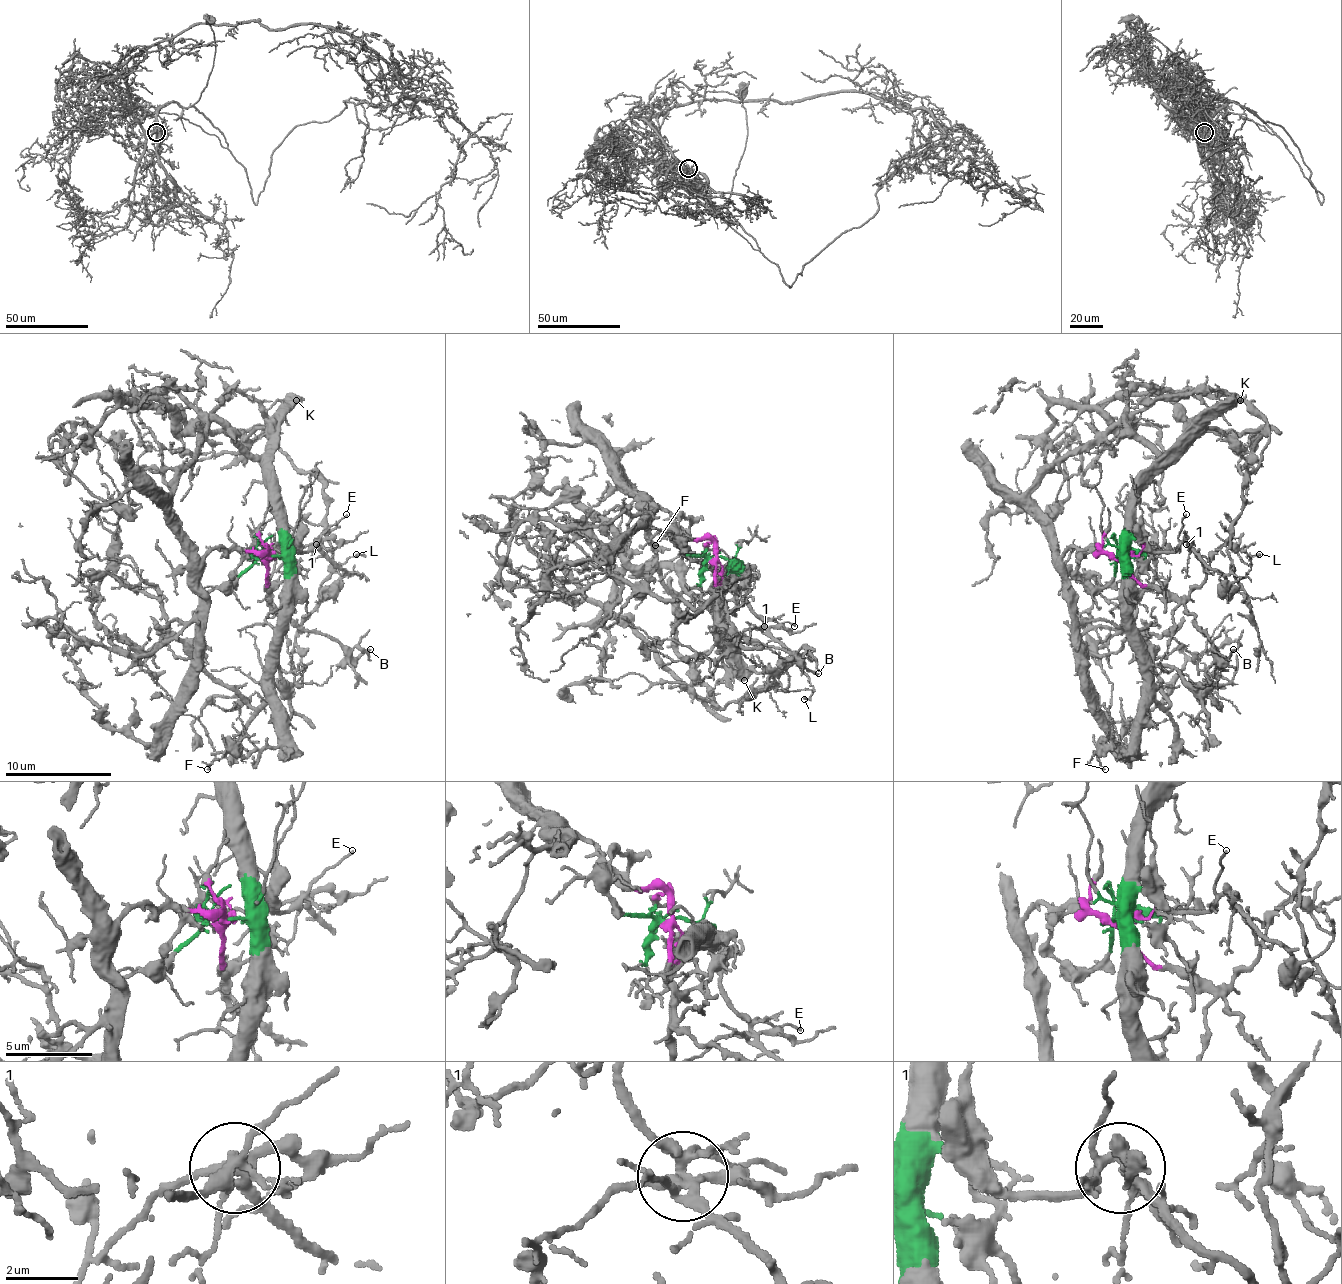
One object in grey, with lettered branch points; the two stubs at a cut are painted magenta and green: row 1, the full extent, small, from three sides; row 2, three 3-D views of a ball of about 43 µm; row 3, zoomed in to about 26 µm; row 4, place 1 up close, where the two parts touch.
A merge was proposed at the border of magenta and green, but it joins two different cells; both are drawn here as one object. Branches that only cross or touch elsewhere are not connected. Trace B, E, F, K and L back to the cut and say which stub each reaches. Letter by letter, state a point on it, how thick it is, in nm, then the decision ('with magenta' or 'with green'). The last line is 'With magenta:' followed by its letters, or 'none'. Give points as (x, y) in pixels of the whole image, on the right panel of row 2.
B: at (1233, 649); 170 nm thick; with magenta
E: at (1186, 514); 120 nm thick; with green
F: at (1105, 769); 150 nm thick; with green
K: at (1240, 400); 500 nm thick; with green
L: at (1259, 554); 160 nm thick; with green
With magenta: B

